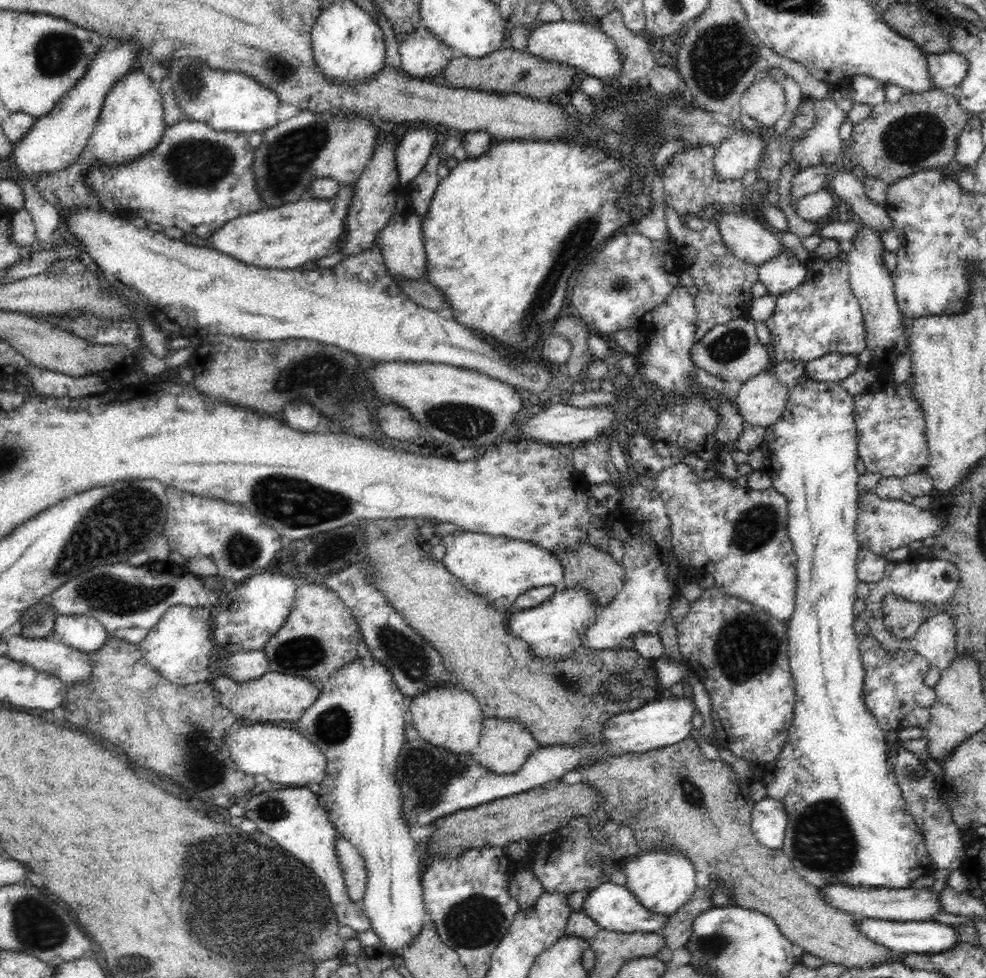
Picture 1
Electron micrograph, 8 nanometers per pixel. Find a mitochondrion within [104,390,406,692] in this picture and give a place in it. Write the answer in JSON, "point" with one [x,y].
{"point":[295,504]}

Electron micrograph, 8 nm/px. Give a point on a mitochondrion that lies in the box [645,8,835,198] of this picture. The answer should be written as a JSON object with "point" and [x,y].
{"point":[720,57]}

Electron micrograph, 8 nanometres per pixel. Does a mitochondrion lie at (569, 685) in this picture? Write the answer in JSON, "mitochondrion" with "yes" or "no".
{"mitochondrion":"yes"}

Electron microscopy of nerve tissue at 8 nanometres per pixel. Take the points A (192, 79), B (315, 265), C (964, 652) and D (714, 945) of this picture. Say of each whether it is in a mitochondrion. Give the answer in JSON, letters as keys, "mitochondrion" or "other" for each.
{"A":"mitochondrion","B":"other","C":"other","D":"mitochondrion"}

